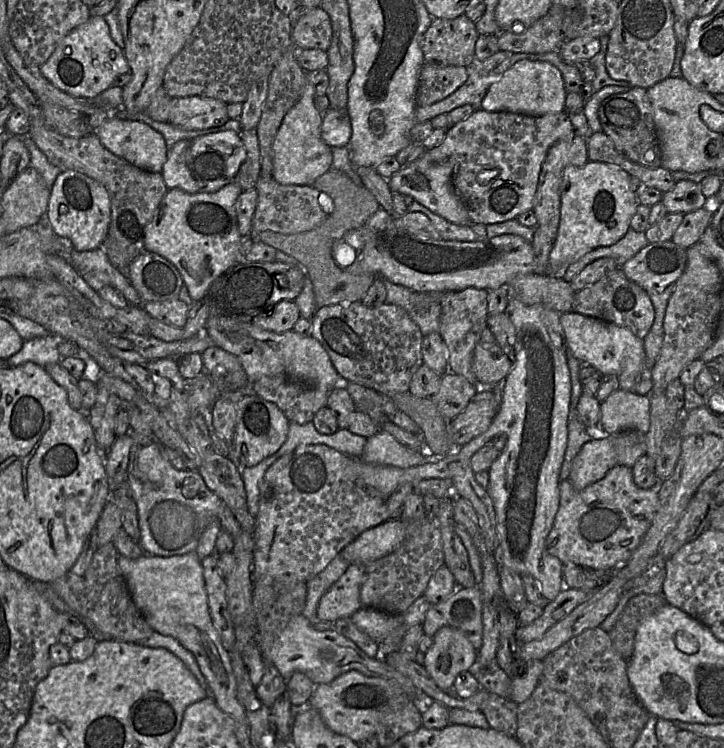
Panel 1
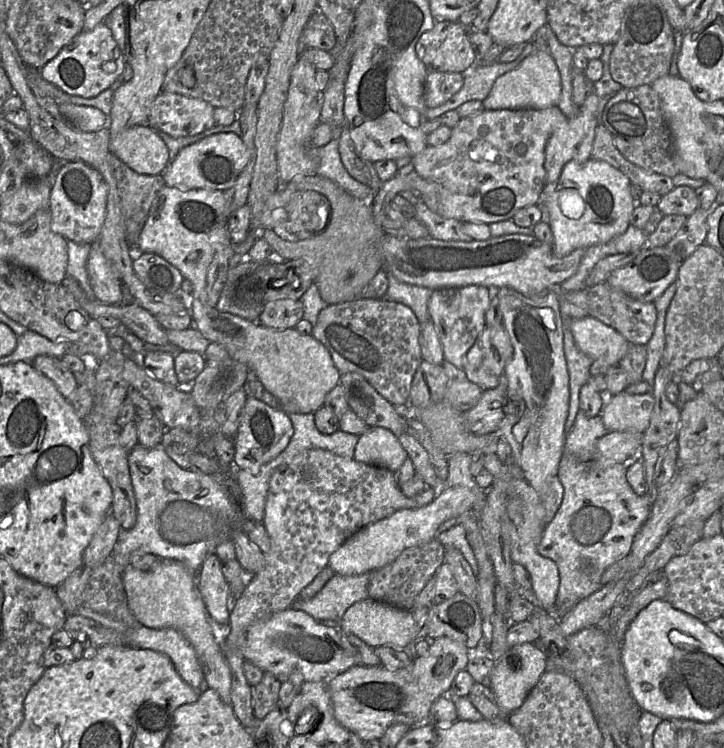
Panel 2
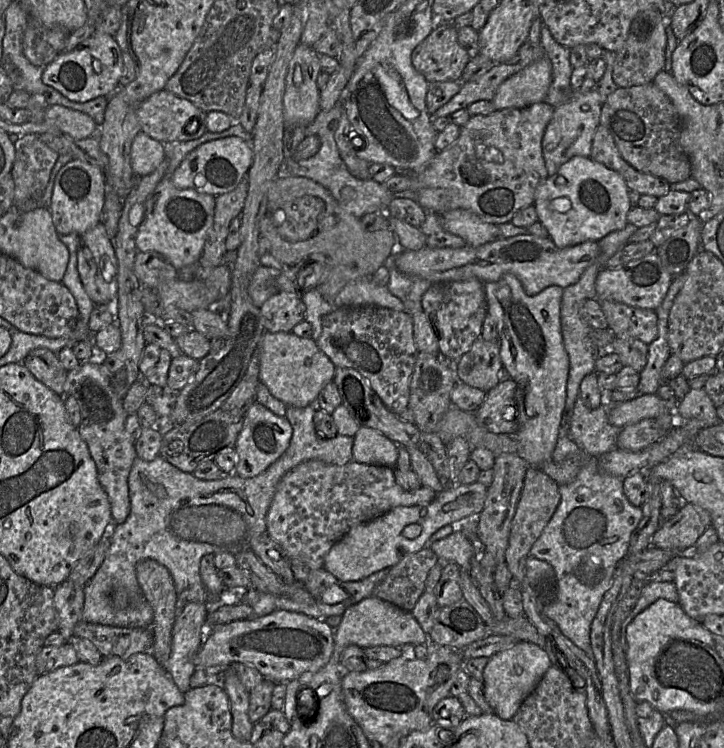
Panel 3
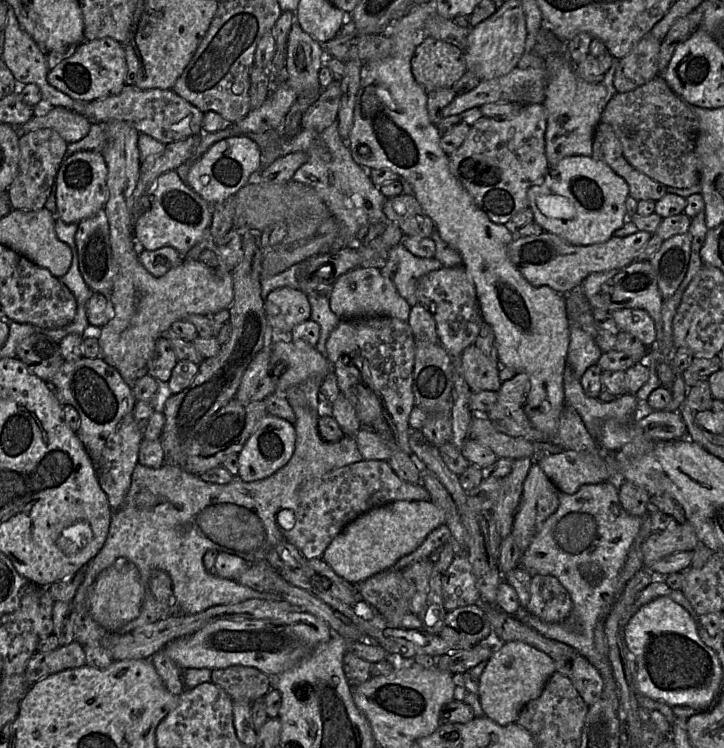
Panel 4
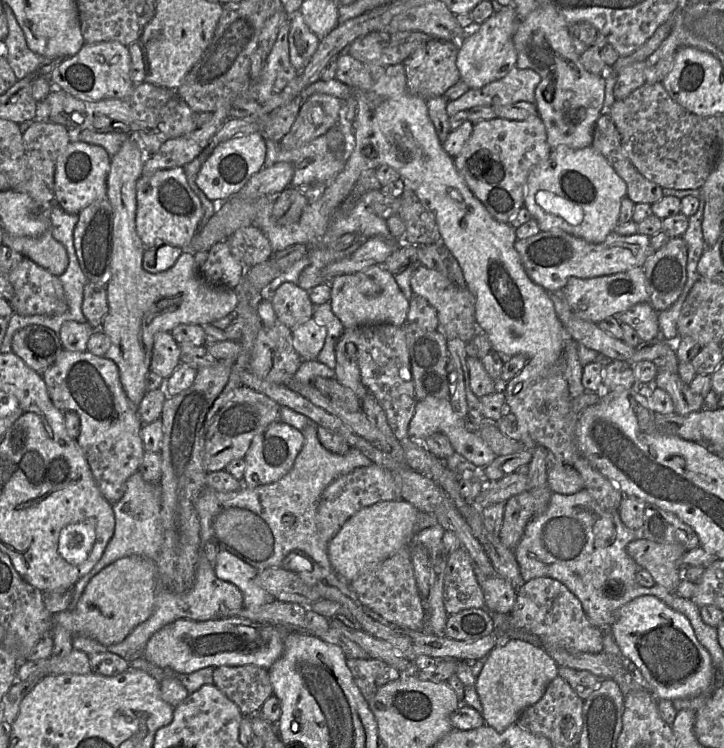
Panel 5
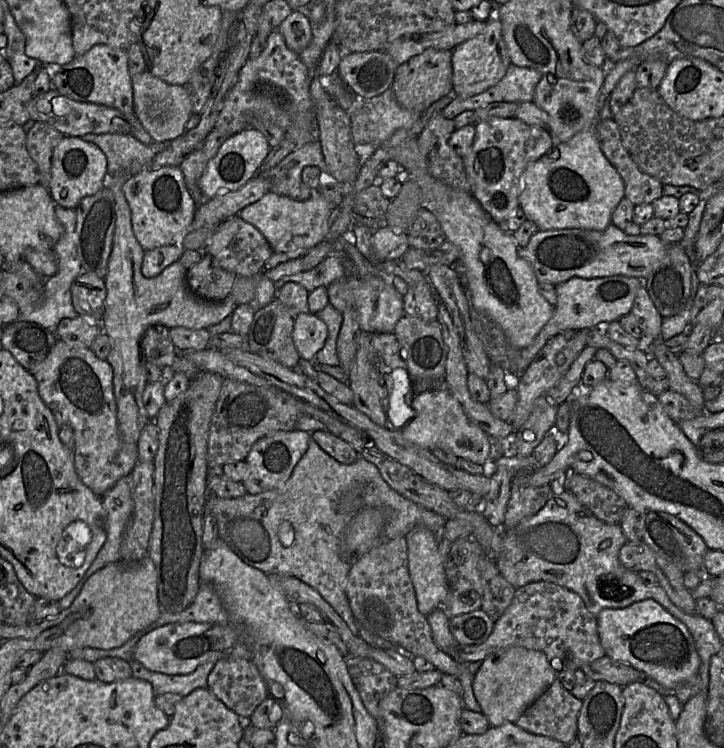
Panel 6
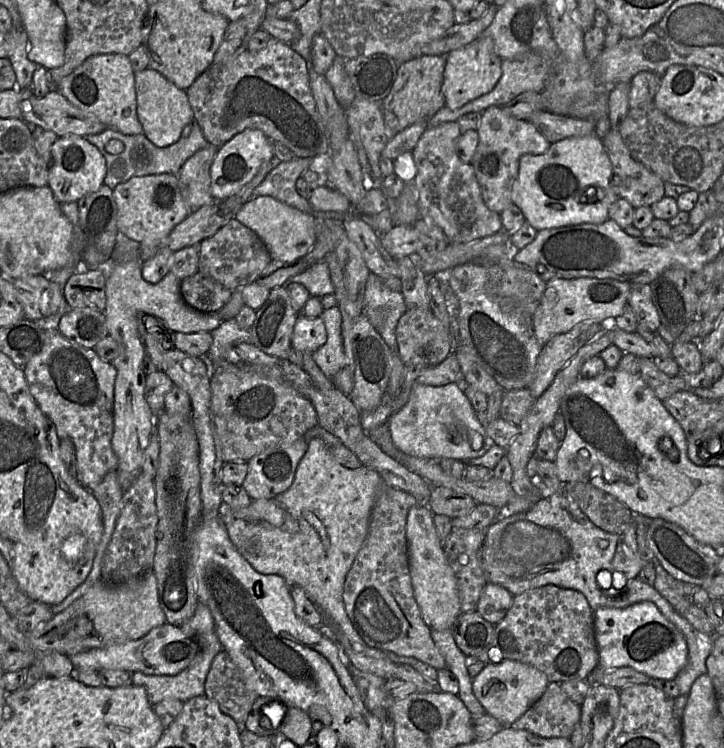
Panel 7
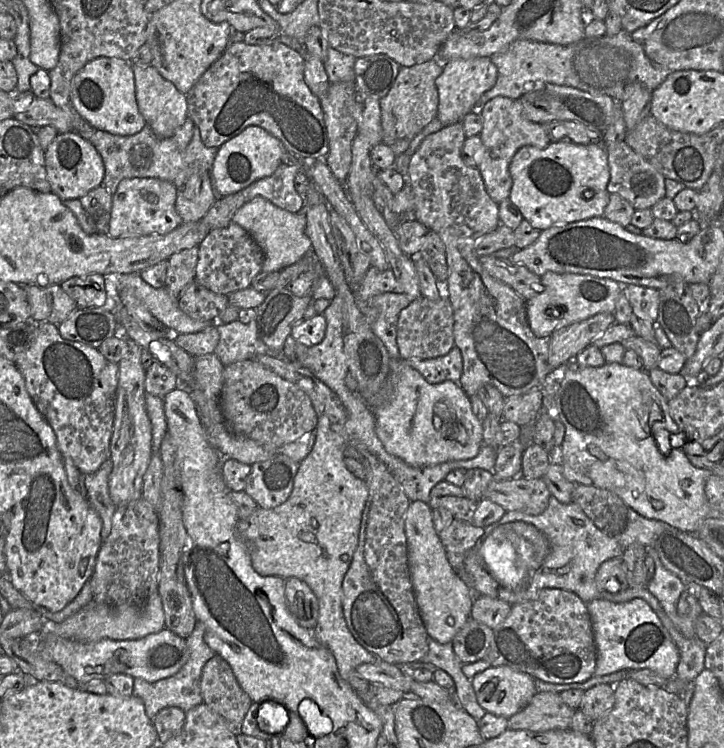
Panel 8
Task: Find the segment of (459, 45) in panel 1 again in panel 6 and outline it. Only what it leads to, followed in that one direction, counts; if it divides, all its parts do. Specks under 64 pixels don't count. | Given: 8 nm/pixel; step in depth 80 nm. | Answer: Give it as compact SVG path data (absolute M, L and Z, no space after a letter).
M429 48L397 67L391 90L402 108L422 114L452 91L452 76L452 51Z

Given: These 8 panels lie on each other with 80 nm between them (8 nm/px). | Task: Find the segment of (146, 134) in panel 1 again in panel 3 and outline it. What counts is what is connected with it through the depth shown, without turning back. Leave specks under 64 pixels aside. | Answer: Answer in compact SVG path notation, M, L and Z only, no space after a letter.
M140 131L133 140L130 160L135 175L154 172L166 157L164 144Z

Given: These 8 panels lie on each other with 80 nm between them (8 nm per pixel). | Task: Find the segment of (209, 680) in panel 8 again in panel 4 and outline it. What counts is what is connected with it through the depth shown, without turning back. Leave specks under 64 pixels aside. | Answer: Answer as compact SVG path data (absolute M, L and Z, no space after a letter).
M234 665L211 672L214 684L221 687L233 701L252 704L272 688L272 678L257 668Z

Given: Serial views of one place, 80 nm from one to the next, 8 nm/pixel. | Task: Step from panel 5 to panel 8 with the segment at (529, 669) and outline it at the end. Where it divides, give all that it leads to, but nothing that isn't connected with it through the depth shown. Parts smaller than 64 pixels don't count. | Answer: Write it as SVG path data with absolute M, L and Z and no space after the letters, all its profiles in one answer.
M491 666L472 679L478 704L488 713L507 719L522 710L537 693L535 679L509 666Z

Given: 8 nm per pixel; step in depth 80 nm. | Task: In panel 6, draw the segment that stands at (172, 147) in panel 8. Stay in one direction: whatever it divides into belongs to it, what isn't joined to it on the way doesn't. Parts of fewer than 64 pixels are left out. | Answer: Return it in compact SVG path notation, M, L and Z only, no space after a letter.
M86 134L84 141L95 144L107 158L107 176L137 175L150 170L152 160L167 143L145 145L130 134Z

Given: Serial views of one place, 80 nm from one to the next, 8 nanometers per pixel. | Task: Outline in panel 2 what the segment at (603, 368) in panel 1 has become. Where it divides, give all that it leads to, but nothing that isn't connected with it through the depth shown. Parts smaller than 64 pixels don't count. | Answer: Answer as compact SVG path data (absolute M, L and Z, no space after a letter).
M591 316L571 320L570 328L582 352L610 366L619 365L630 345L615 329Z

